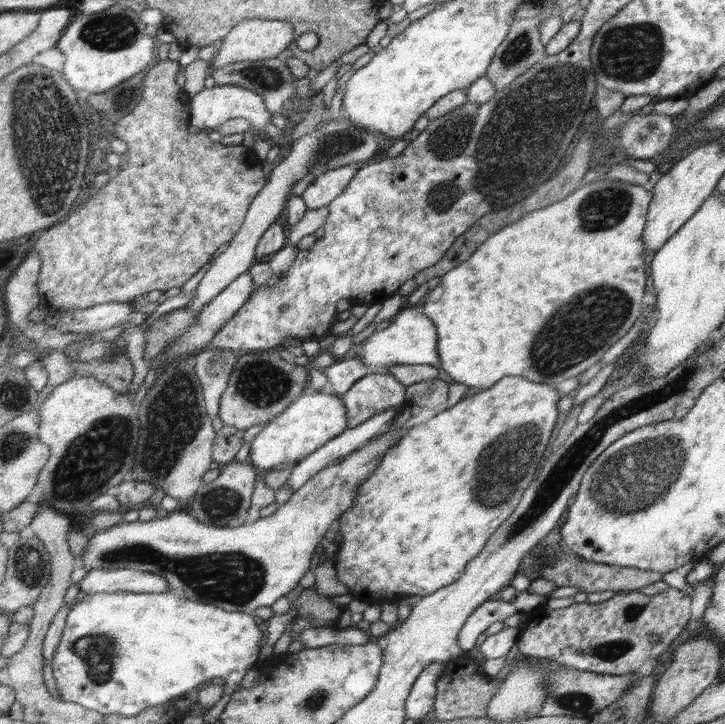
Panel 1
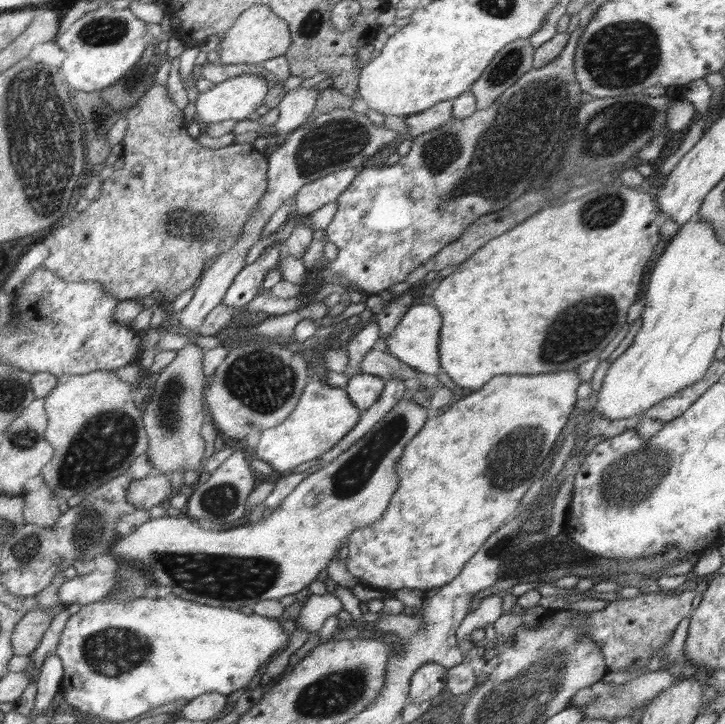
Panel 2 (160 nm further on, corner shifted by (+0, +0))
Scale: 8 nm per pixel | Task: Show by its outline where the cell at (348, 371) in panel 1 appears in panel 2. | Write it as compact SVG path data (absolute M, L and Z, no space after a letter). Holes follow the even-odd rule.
M370 318L368 323L344 345L349 357L345 374L349 377L360 374L359 362L370 350L378 347L379 343L379 324Z

